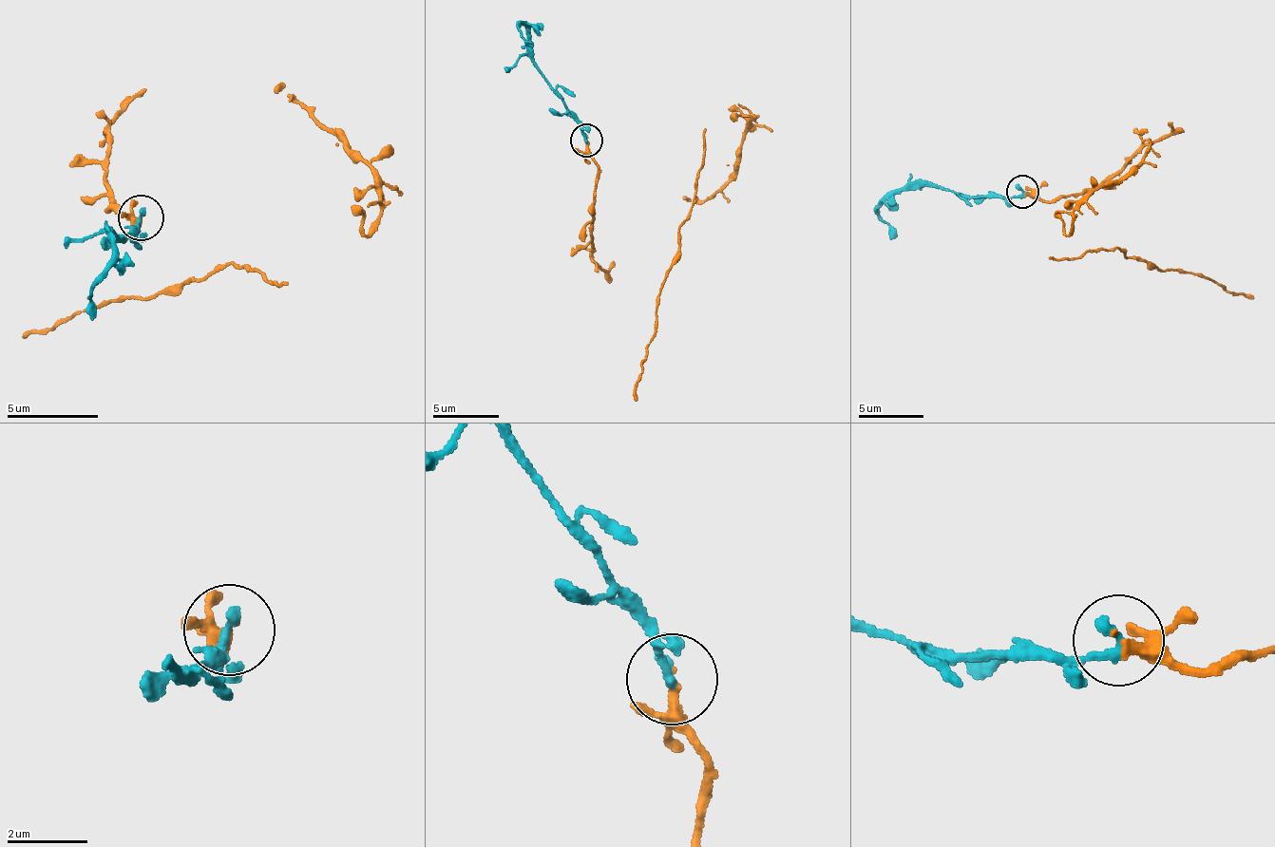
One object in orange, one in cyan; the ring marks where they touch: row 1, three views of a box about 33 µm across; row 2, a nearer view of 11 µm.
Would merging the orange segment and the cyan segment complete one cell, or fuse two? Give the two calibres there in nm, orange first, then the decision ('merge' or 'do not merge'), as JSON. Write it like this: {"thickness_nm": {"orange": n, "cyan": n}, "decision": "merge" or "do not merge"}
{"thickness_nm": {"orange": 150, "cyan": 300}, "decision": "merge"}

